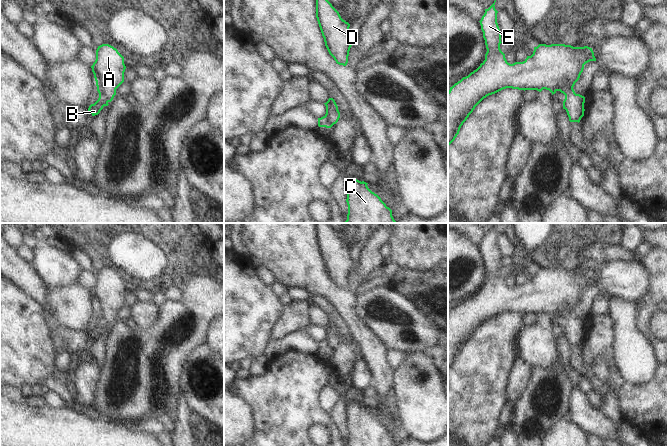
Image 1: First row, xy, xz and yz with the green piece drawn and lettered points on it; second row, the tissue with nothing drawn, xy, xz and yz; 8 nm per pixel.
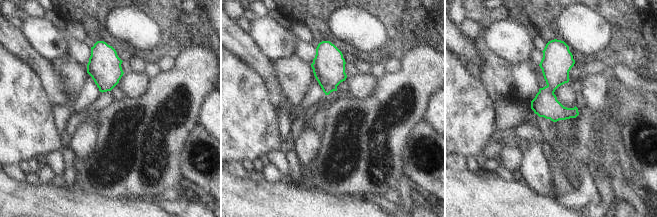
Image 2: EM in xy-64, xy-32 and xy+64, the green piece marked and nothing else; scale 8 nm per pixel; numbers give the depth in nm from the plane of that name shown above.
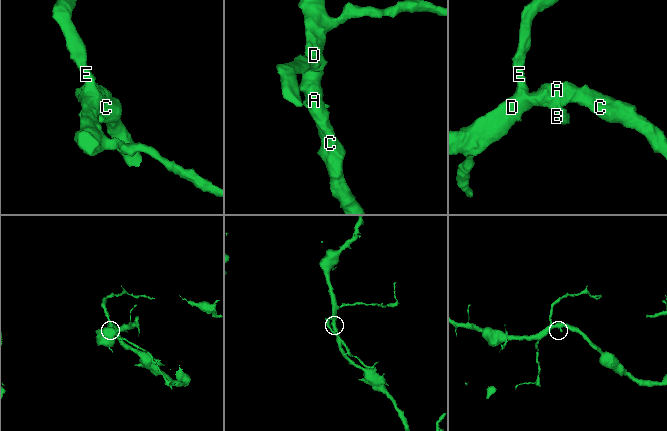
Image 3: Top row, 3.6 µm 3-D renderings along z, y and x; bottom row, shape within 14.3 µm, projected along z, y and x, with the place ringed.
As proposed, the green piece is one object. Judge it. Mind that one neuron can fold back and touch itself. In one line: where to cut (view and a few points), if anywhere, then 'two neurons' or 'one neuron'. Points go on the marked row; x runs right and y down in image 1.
cut in xy along (97, 87), (108, 101); two neurons

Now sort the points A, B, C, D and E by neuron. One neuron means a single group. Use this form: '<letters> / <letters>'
A C D E / B

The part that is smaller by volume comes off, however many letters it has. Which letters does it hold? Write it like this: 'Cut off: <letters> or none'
Cut off: B.

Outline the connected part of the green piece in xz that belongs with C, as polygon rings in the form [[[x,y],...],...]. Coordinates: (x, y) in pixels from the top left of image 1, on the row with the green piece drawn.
[[[354,178],[346,179],[348,214],[345,223],[396,223],[392,210],[367,184]]]

